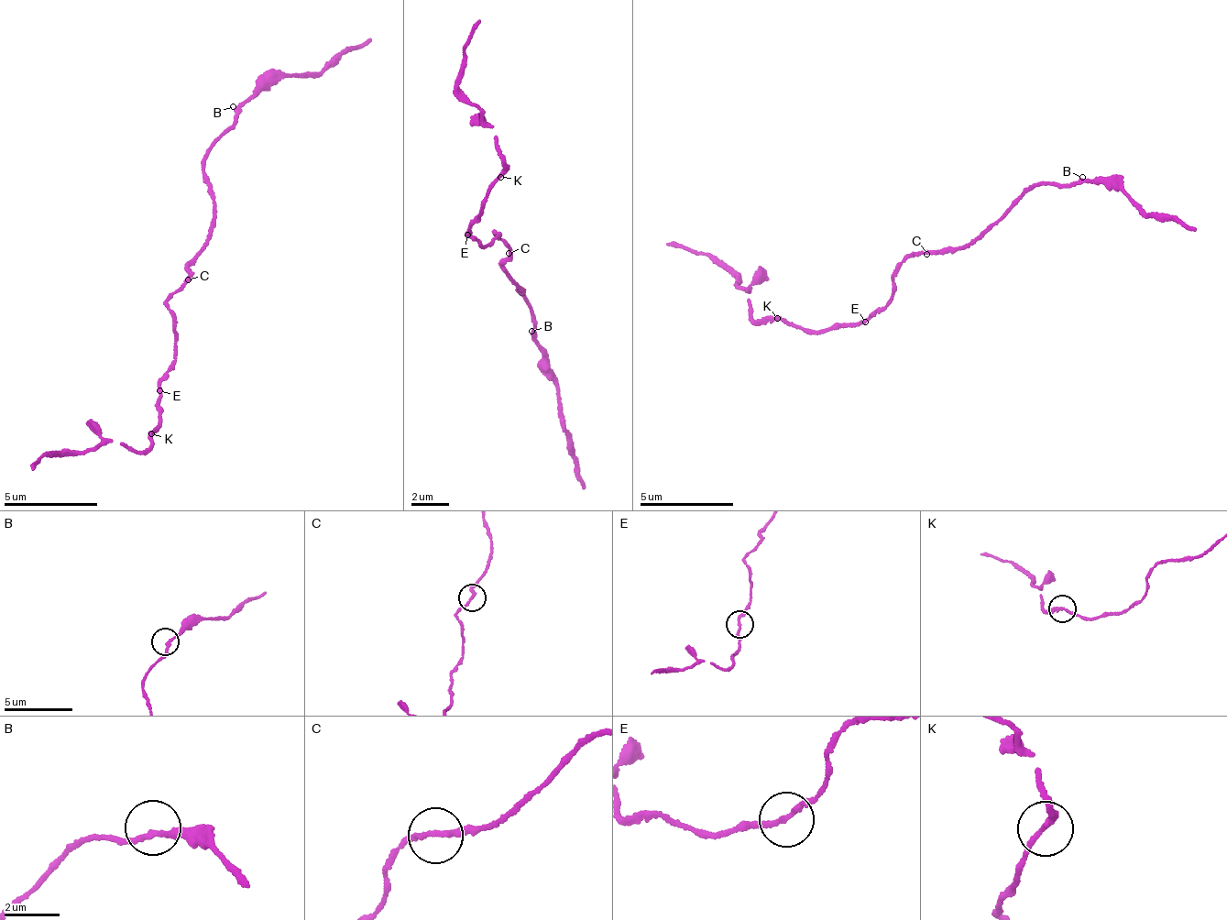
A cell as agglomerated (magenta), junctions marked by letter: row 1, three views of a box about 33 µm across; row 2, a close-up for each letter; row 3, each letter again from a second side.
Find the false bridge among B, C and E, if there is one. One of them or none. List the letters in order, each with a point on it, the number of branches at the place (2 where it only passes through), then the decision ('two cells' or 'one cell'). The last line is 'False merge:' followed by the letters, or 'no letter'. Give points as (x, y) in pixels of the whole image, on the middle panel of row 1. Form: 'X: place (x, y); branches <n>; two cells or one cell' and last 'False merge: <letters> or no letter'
B: place (531, 331); branches 2; one cell
C: place (509, 253); branches 2; one cell
E: place (467, 235); branches 2; one cell
False merge: no letter

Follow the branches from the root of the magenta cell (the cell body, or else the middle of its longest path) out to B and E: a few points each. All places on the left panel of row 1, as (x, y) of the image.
B: (182, 283), (192, 276), (190, 266), (195, 262), (213, 216), (203, 161), (209, 149), (235, 121), (233, 106)
E: (182, 283), (169, 306), (175, 351), (159, 390)

